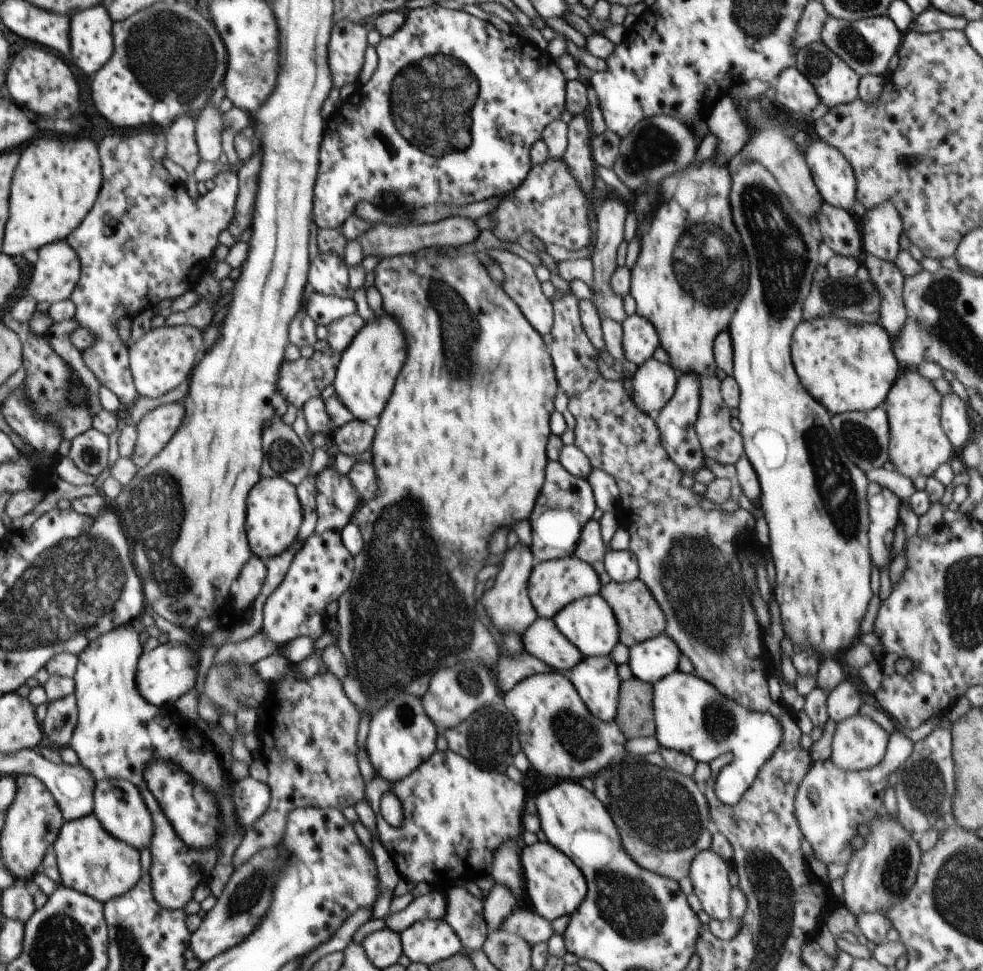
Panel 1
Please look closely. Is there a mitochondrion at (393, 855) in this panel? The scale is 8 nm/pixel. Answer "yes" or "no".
no

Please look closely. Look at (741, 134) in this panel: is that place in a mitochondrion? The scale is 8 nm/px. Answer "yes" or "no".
no

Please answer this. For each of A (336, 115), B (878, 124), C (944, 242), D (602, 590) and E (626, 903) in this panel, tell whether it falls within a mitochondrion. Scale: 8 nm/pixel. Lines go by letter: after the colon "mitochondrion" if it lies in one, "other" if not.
A: other
B: other
C: other
D: other
E: mitochondrion

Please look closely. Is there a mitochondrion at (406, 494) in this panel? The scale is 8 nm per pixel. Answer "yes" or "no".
yes

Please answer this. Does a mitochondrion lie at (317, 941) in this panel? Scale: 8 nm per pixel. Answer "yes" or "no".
no

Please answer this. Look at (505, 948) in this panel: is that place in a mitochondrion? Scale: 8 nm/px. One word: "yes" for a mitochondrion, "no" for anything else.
yes

